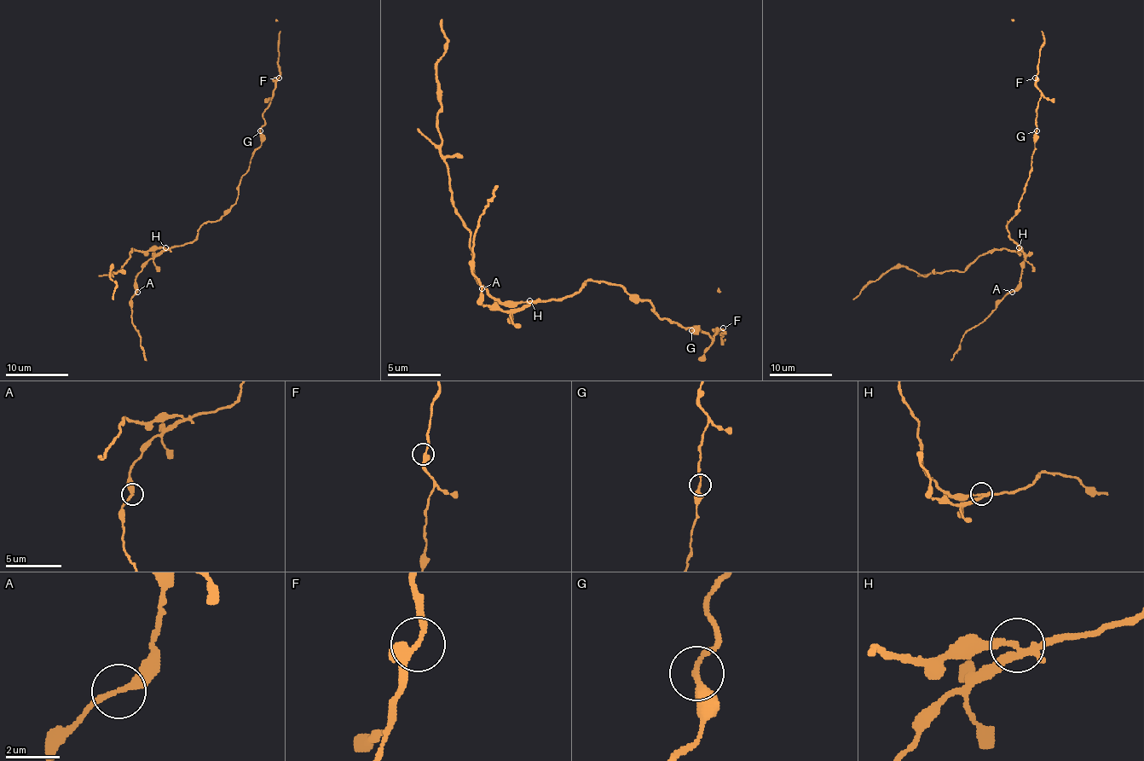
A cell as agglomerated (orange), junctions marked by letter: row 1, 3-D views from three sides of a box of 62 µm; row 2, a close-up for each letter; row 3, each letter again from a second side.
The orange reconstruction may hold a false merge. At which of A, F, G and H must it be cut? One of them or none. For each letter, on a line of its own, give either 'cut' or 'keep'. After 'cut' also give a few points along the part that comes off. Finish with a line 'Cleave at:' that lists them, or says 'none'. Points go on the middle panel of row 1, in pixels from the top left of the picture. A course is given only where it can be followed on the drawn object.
A: keep
F: keep
G: keep
H: cut; course (529, 301), (494, 299), (473, 272), (470, 235), (452, 206), (436, 121), (436, 62), (447, 43), (442, 20)
Cleave at: H

